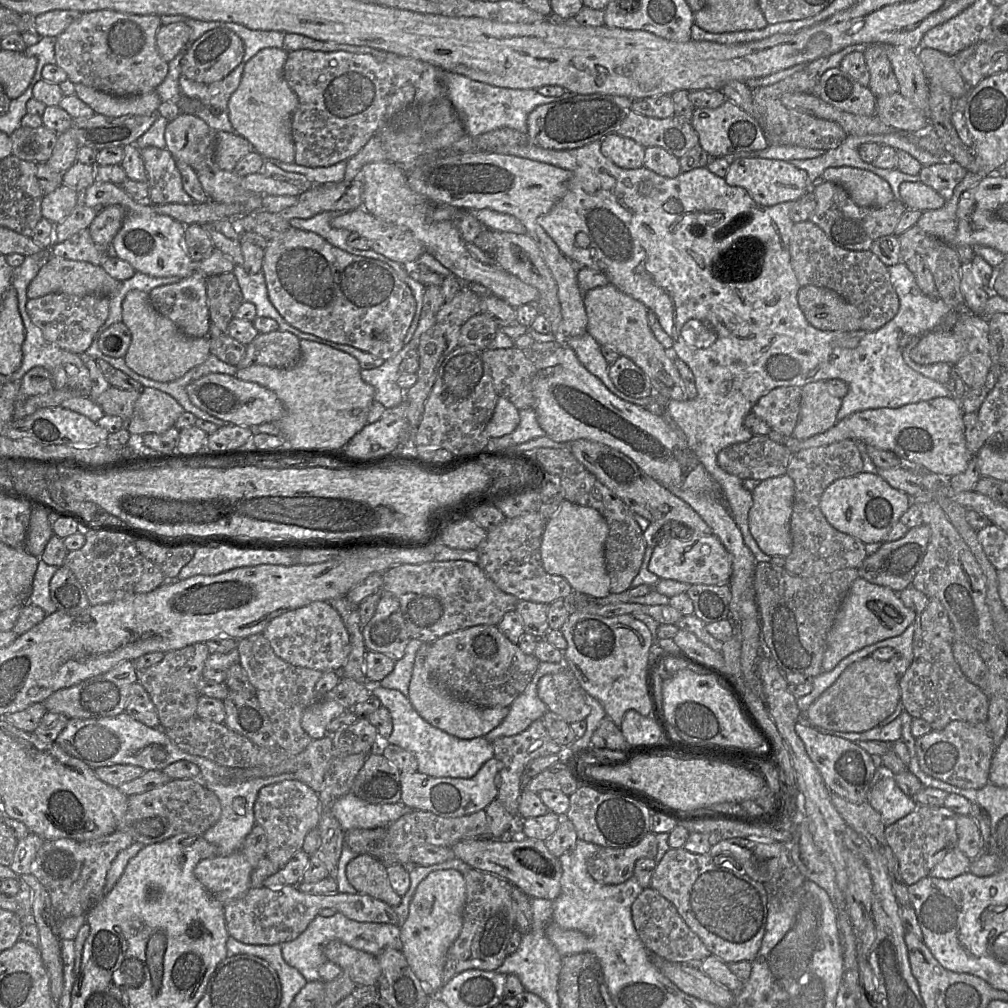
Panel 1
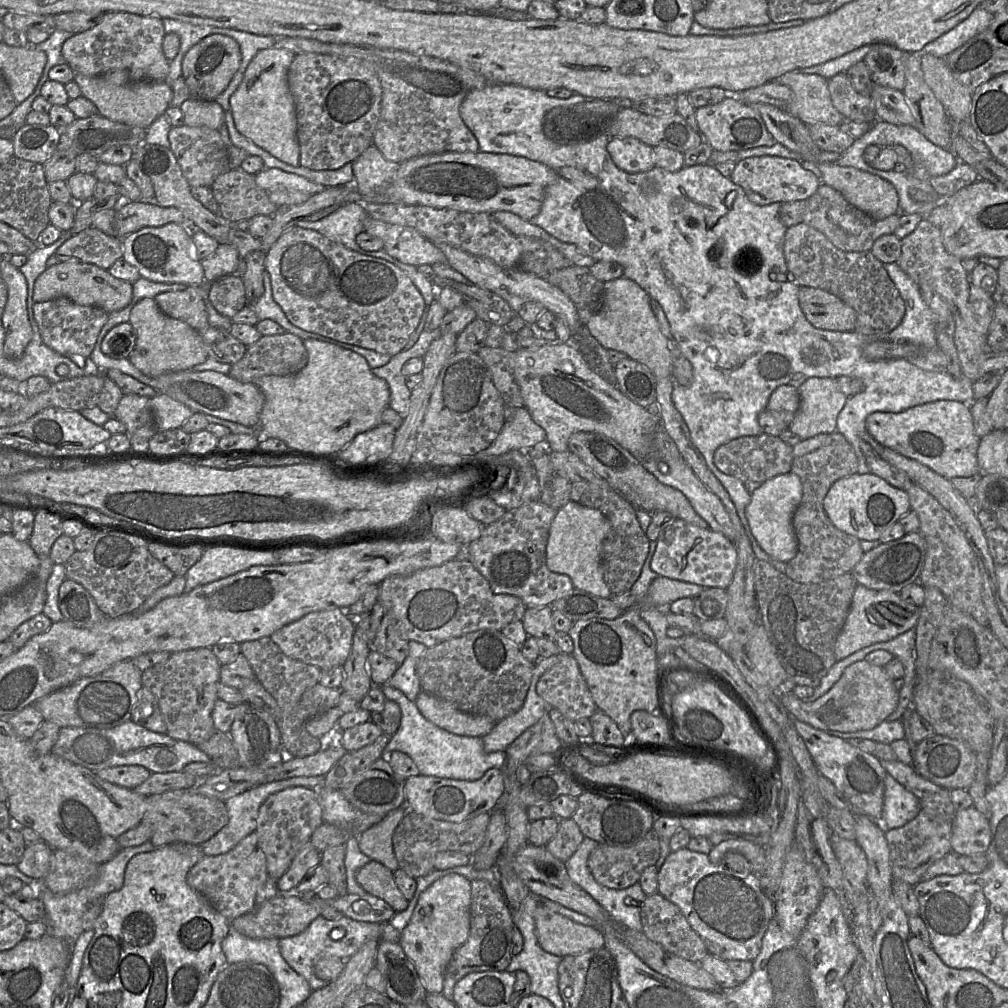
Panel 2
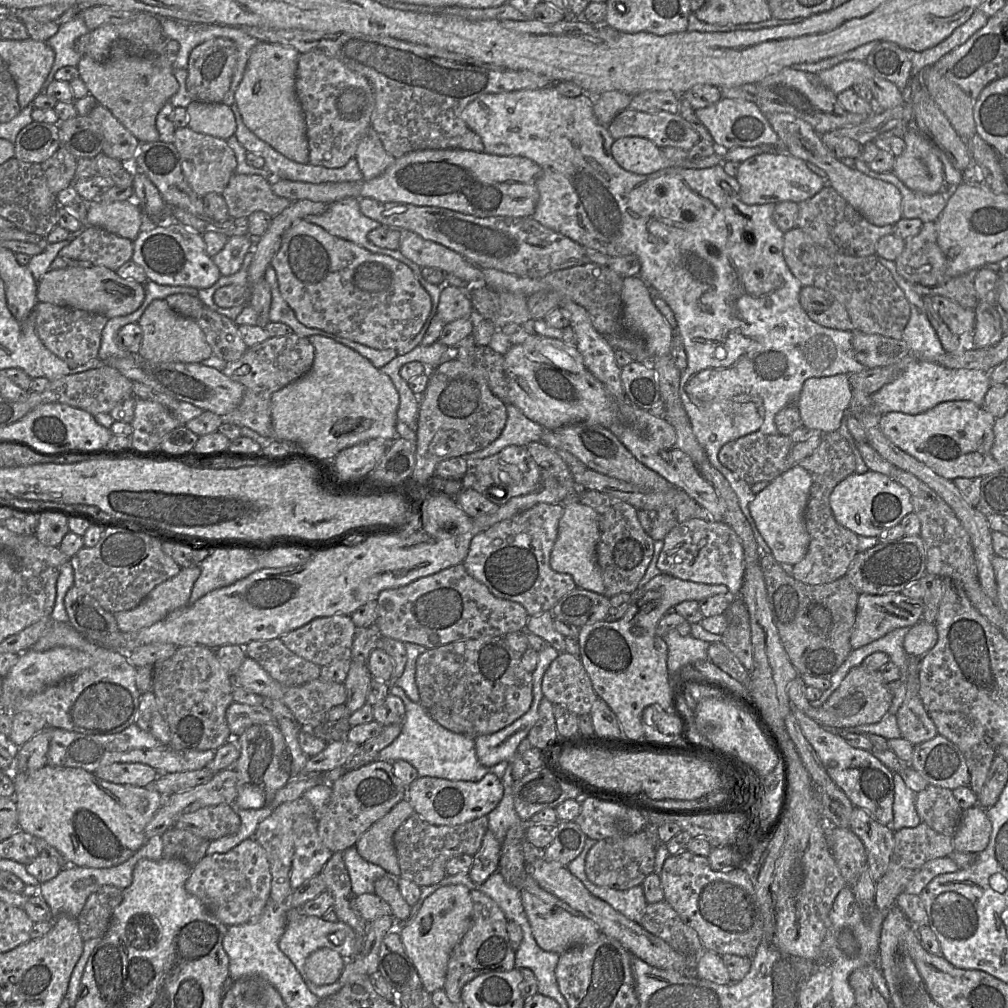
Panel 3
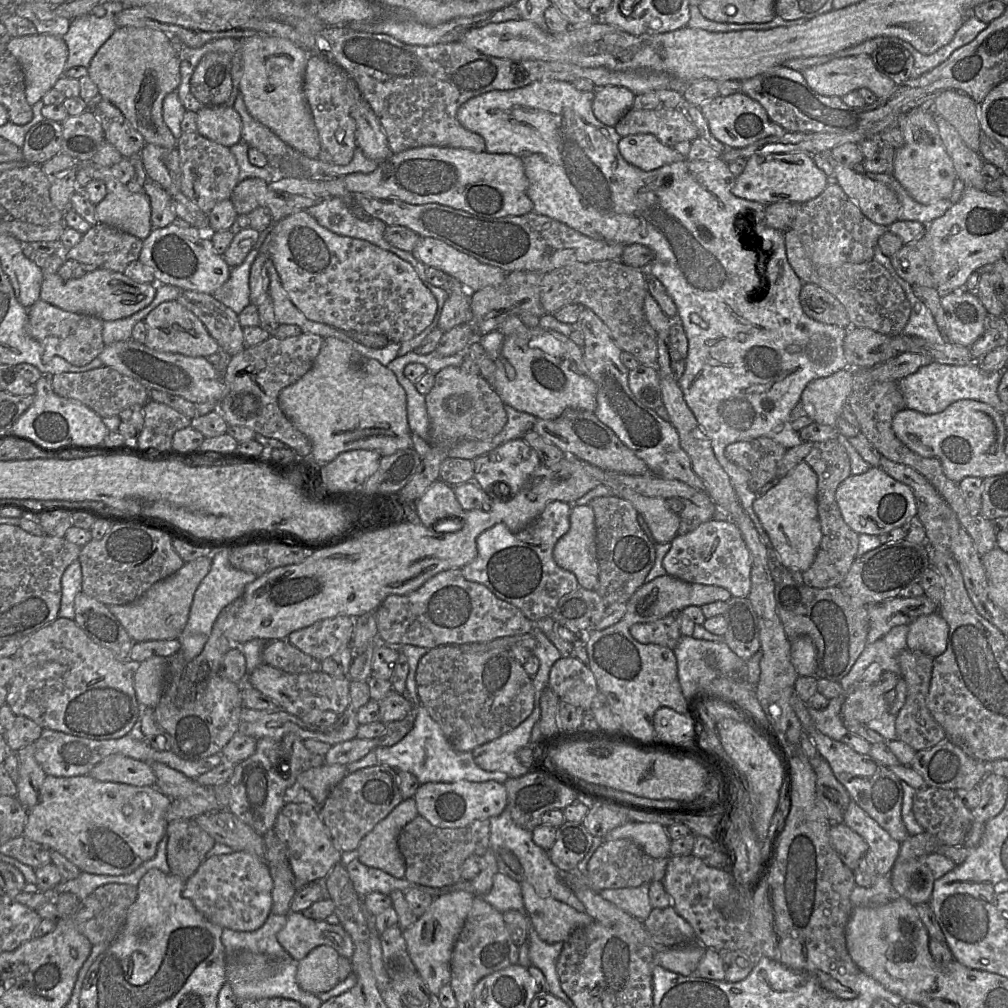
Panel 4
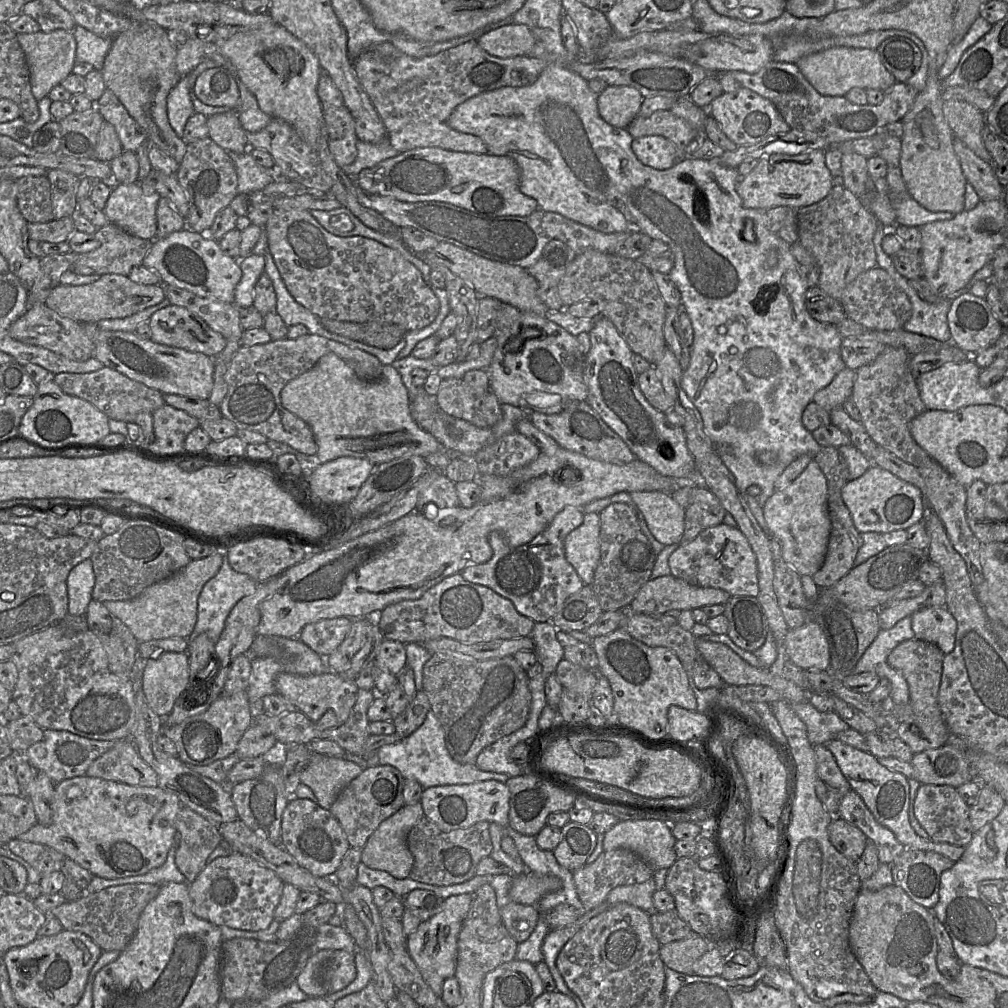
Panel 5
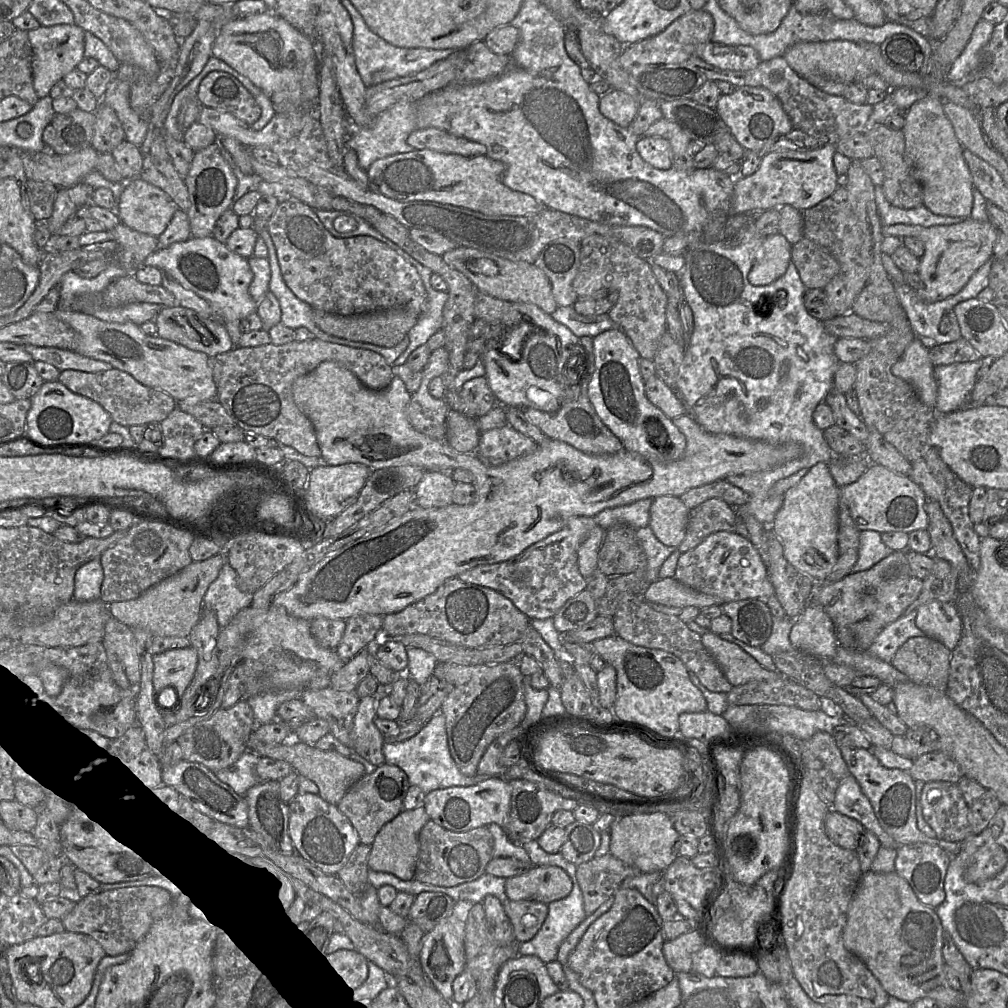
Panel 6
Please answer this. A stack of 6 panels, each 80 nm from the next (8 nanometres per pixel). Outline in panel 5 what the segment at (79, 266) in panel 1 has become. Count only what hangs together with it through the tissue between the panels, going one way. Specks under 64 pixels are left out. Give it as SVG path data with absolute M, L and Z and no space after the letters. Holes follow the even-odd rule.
M103 274L90 284L70 286L59 284L47 297L45 304L58 314L80 322L97 323L103 319L131 316L166 298L161 284L143 285L132 281L127 275Z

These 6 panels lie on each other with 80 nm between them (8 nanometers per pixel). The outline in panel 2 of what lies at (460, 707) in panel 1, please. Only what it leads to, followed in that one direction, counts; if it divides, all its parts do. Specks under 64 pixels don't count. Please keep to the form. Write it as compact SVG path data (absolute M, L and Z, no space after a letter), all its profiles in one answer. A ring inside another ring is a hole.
M425 691L418 694L415 704L427 720L460 736L483 737L496 724L490 717L463 712L449 702Z

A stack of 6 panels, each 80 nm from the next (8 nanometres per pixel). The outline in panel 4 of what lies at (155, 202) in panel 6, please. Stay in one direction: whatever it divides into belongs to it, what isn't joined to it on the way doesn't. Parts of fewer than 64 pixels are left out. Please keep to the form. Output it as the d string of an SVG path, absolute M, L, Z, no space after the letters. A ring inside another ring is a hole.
M113 183L106 197L95 205L99 223L125 231L141 240L153 230L151 205L142 192L130 192L125 185Z

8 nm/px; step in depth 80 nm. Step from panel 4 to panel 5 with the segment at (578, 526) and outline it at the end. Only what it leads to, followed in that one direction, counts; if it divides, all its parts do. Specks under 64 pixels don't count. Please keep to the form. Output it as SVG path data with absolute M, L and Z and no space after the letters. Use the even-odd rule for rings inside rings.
M586 513L582 524L564 540L567 561L584 585L591 585L600 559L600 518L598 513Z

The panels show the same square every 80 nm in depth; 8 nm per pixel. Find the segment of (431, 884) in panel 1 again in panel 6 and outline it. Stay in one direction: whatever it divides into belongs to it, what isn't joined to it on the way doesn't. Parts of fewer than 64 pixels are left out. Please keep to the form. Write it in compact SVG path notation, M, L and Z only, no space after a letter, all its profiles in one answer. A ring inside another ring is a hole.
M459 900L455 903L452 914L440 922L432 931L424 934L419 954L421 967L435 989L447 1001L452 1002L453 981L466 969L465 928L469 911L473 903Z

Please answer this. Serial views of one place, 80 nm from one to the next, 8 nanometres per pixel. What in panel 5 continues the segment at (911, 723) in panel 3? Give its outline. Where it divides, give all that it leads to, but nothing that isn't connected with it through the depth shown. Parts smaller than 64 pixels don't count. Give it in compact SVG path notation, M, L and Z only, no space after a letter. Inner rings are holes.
M916 638L900 643L888 656L888 664L899 670L908 684L909 705L912 709L912 715L899 723L895 736L898 736L913 754L939 748L951 741L951 735L938 705L944 656L945 654L935 644Z

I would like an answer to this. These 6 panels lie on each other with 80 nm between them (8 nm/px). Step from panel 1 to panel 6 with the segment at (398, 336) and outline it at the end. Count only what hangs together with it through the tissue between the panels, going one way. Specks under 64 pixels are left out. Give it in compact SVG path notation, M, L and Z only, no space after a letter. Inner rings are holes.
M283 198L266 229L276 249L281 275L291 291L313 309L354 315L391 308L408 308L419 316L426 311L427 292L416 268L387 244L366 235L337 238L322 224L313 208L293 198Z

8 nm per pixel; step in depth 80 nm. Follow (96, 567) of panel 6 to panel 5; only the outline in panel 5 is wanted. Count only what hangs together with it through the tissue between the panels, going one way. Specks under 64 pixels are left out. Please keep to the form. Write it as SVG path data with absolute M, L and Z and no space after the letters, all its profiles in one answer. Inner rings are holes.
M88 559L71 569L66 580L68 595L68 615L84 616L92 599L95 574Z

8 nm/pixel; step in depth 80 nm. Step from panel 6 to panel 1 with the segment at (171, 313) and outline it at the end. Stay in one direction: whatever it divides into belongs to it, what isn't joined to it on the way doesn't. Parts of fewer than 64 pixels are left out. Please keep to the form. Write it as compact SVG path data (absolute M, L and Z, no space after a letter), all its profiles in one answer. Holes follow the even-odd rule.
M131 290L122 302L122 323L131 332L131 344L123 357L127 366L137 374L158 382L171 382L184 376L192 368L204 363L210 353L208 337L193 338L184 334L173 321L161 315L152 305L148 293Z

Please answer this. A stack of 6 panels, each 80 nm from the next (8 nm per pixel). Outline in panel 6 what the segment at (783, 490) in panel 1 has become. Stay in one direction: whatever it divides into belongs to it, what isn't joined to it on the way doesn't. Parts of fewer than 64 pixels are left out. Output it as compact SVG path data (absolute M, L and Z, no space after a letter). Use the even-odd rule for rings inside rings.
M815 464L783 495L782 507L769 526L783 546L785 559L816 582L824 581L837 562L840 489L830 474L829 464Z

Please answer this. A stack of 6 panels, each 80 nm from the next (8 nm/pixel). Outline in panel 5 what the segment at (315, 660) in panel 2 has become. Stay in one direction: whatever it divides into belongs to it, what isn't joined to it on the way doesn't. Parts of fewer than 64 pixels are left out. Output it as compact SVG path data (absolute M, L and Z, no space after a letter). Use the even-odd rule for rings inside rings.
M338 617L306 625L297 638L321 657L331 655L350 631L352 619Z

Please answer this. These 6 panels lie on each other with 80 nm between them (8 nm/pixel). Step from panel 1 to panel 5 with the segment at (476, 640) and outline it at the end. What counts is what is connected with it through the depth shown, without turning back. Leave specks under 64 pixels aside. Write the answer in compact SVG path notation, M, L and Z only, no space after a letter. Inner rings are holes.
M432 654L423 667L422 690L441 723L446 747L455 761L475 763L484 748L525 724L532 702L528 683L526 671L514 656L477 661Z

